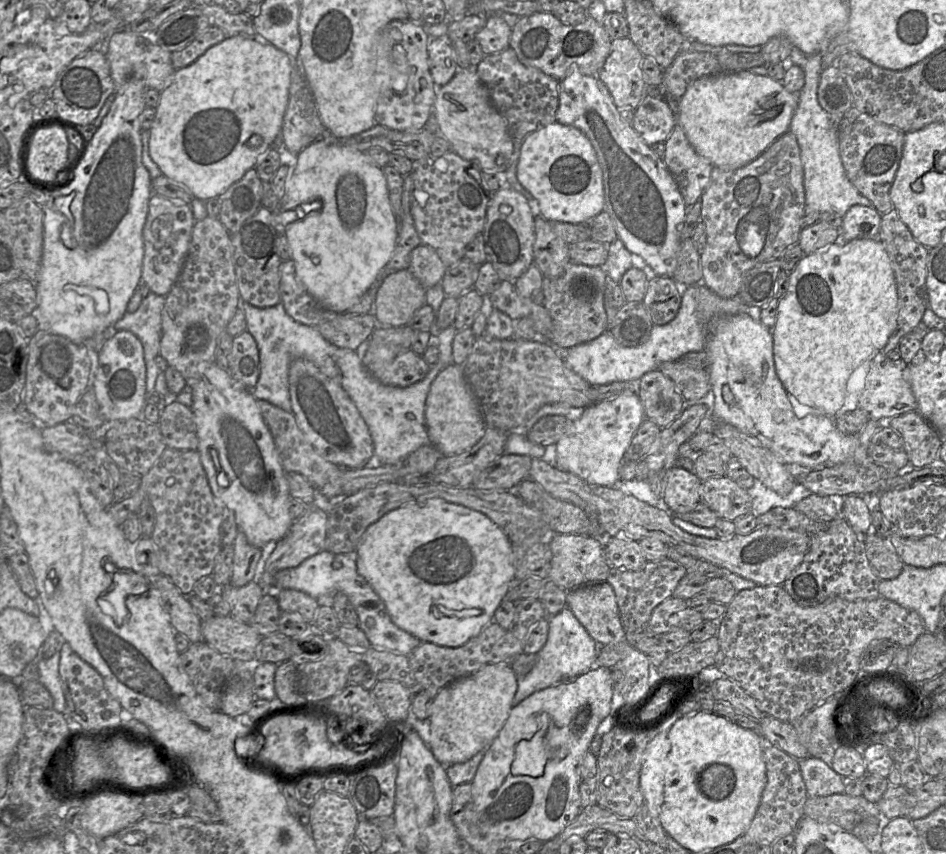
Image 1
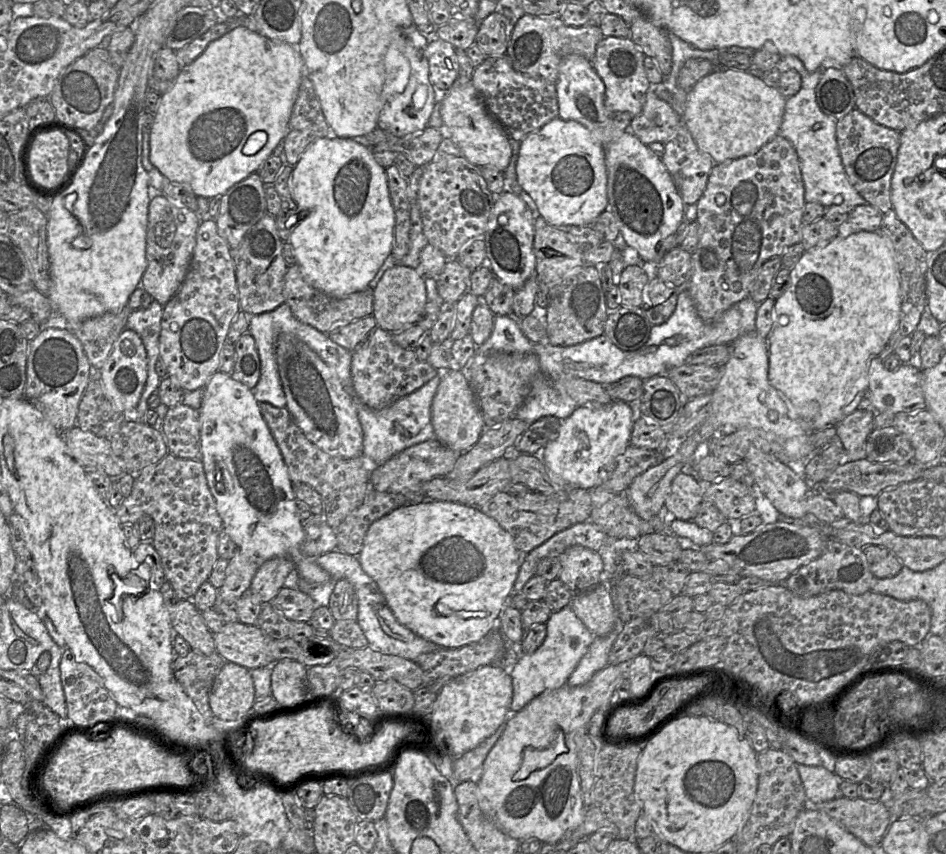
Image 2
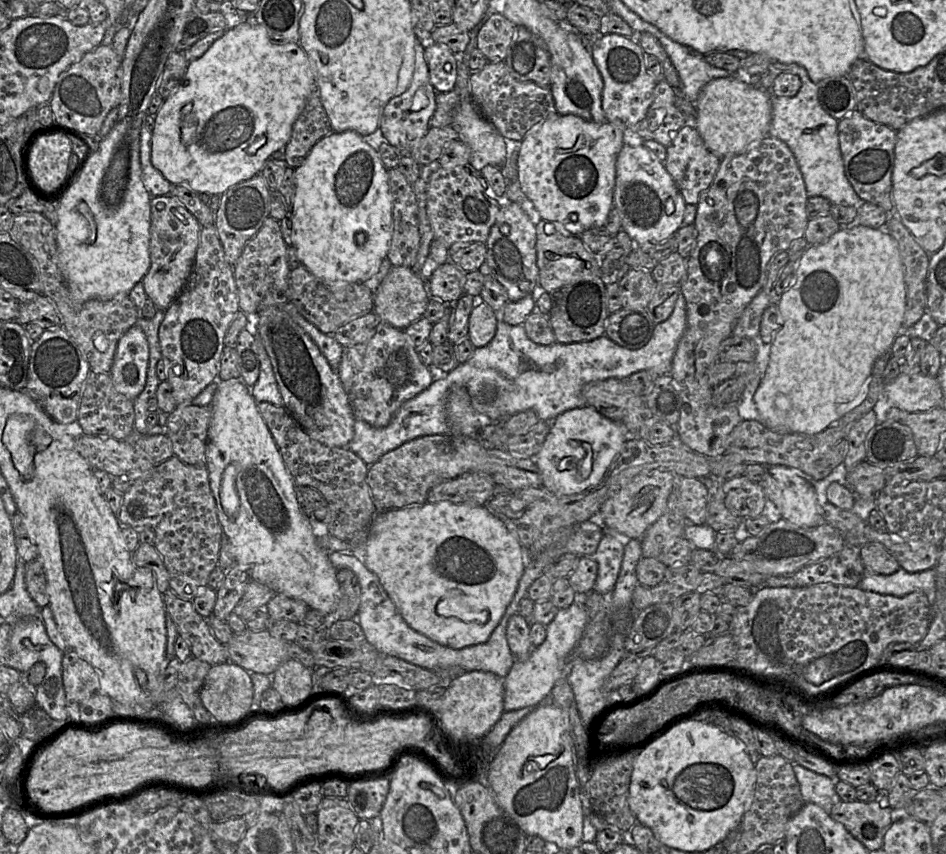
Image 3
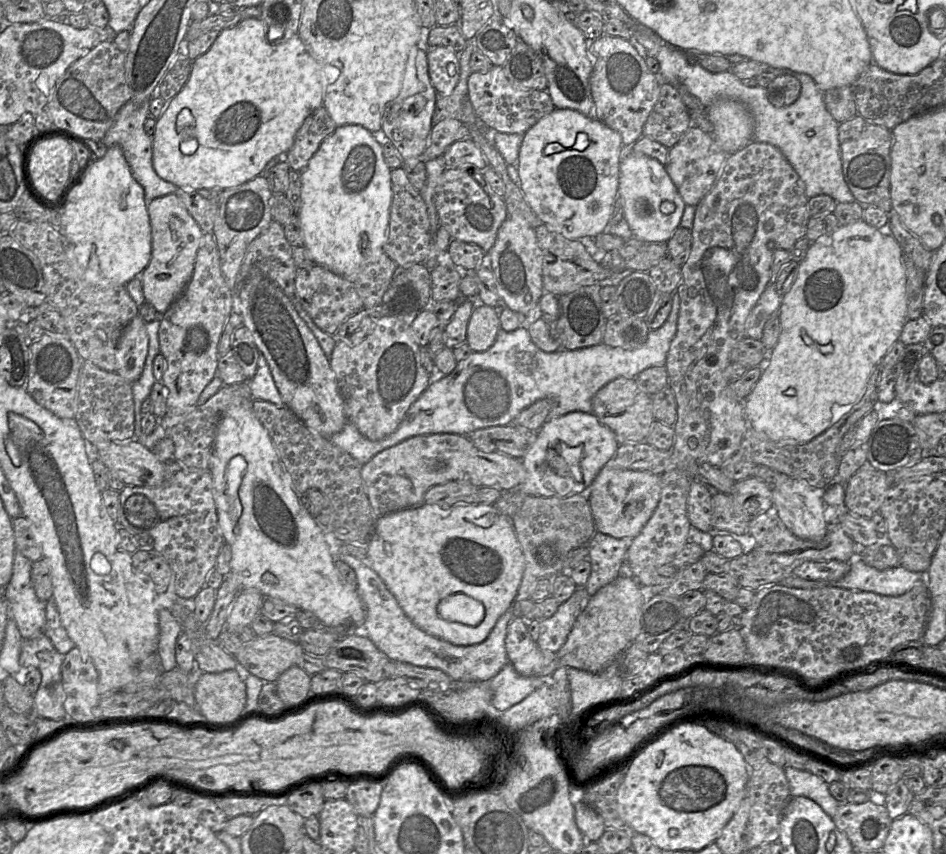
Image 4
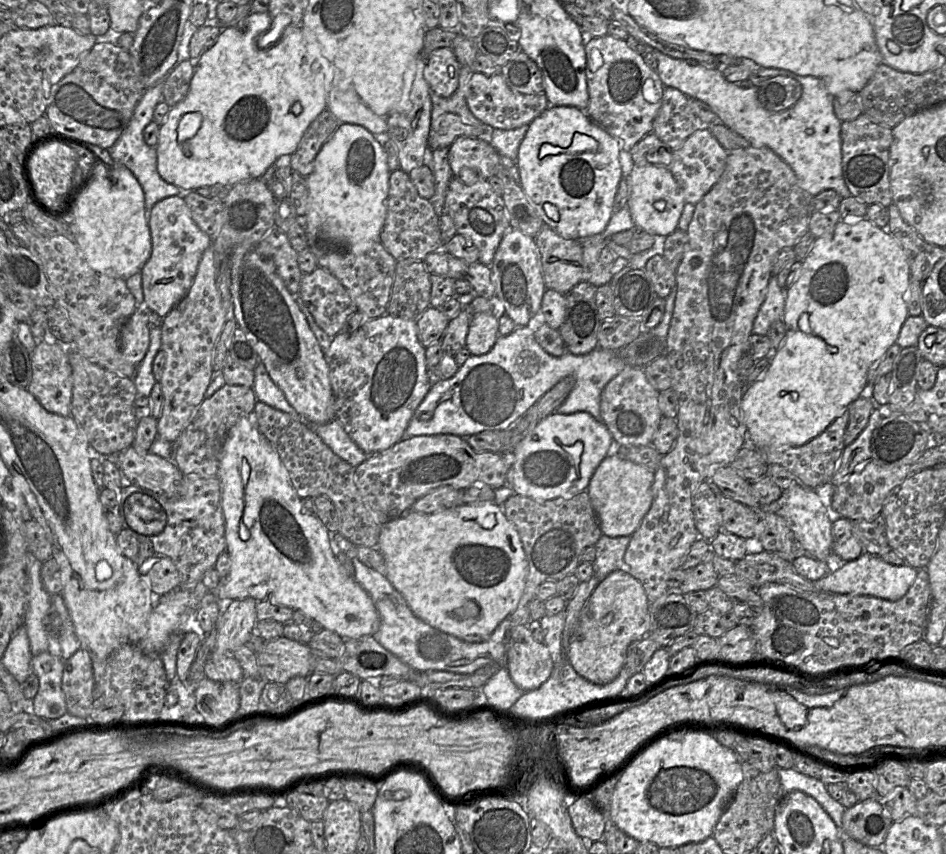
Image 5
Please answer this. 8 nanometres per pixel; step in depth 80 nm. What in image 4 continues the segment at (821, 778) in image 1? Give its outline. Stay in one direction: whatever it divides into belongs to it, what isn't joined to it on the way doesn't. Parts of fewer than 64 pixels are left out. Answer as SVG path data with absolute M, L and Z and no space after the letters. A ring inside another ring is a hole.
M786 766L784 772L791 797L803 796L813 800L833 819L840 803L829 792L829 784L806 770Z

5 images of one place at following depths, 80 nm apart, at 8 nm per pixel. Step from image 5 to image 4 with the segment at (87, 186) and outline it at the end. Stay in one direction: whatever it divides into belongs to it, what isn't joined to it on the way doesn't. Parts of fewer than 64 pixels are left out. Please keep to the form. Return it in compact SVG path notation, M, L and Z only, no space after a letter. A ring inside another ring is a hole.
M112 146L107 149L106 154L102 158L94 158L94 160L87 166L83 173L81 183L75 187L69 194L63 207L57 211L60 212L60 231L65 236L67 242L72 247L76 262L81 266L81 275L83 279L97 287L109 288L126 286L129 281L135 277L140 277L143 270L148 265L151 258L152 243L151 243L151 226L150 219L145 202L144 189L135 180L131 169L124 157L123 151L119 146Z

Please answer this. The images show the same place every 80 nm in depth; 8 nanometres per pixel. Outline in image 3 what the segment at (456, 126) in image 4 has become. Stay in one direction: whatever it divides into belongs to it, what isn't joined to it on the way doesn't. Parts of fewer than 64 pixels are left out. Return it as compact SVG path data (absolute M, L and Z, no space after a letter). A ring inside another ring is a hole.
M452 126L429 127L427 134L411 151L412 156L421 166L430 164L442 154L447 142L458 139L458 133Z

